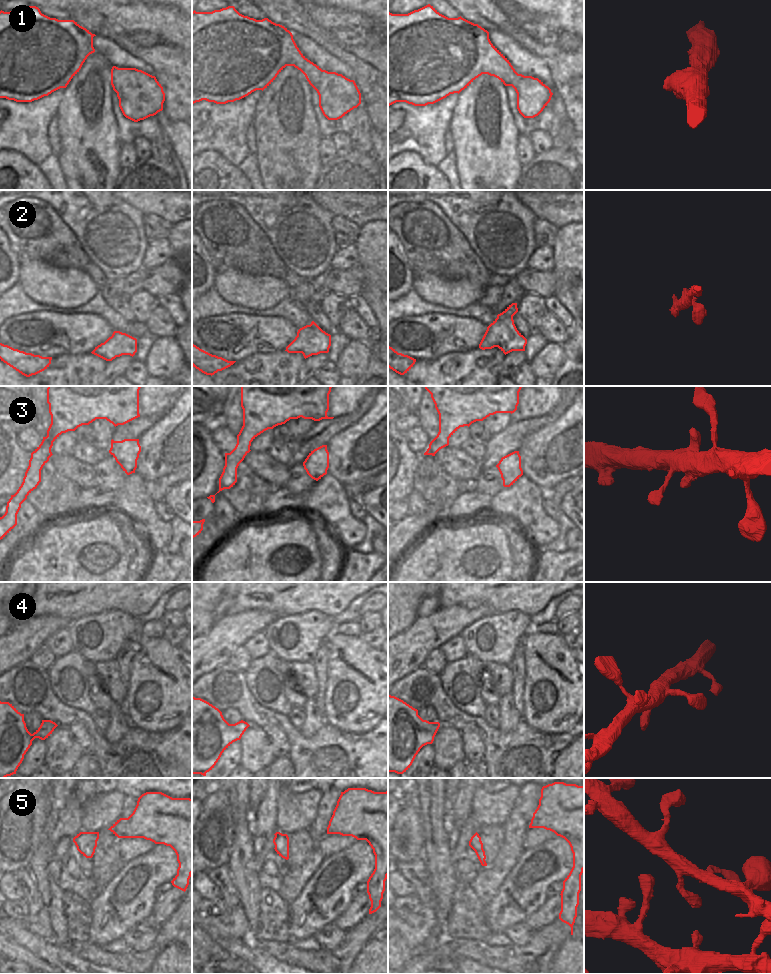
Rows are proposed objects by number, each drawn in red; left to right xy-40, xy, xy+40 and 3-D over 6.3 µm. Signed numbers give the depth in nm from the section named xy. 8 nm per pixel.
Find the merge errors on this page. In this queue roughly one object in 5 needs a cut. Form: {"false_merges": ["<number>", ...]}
{"false_merges": ["2"]}

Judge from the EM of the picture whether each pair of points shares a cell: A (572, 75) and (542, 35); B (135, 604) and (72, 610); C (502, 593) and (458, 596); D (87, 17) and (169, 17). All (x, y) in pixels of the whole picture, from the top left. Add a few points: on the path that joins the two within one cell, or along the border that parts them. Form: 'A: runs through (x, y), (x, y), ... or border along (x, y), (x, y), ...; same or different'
A: border along (533, 37), (544, 45), (556, 44); different
B: runs through (119, 601), (88, 601); same
C: runs through (491, 593), (469, 593); same
D: border along (95, 10), (125, 30); different

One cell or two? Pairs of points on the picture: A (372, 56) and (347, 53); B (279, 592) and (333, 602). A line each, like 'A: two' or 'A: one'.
A: one
B: one

